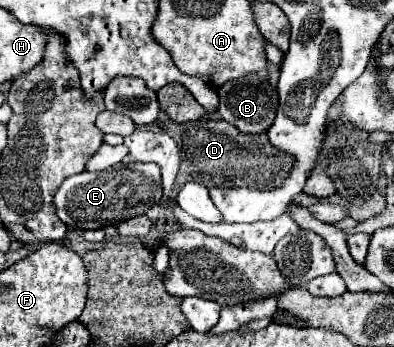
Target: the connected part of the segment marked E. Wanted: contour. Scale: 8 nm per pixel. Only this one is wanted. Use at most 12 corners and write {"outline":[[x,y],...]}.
{"outline":[[157,164],[67,178],[55,194],[67,226],[105,228],[161,200]]}

